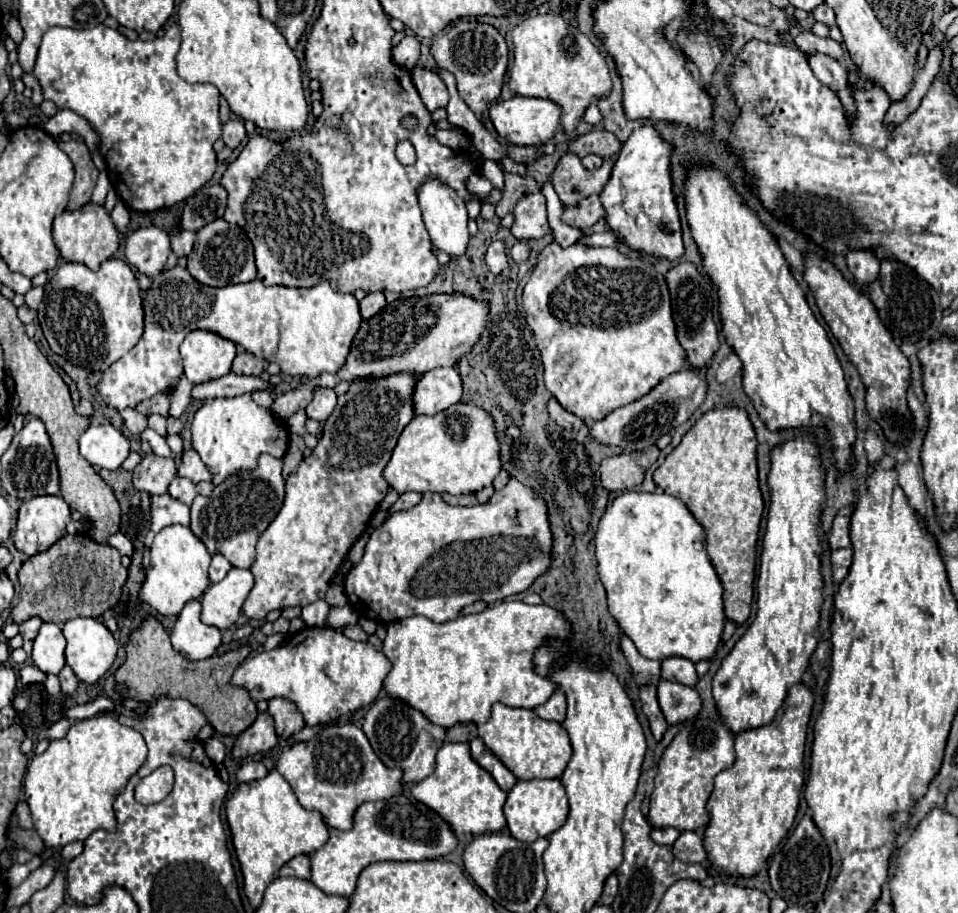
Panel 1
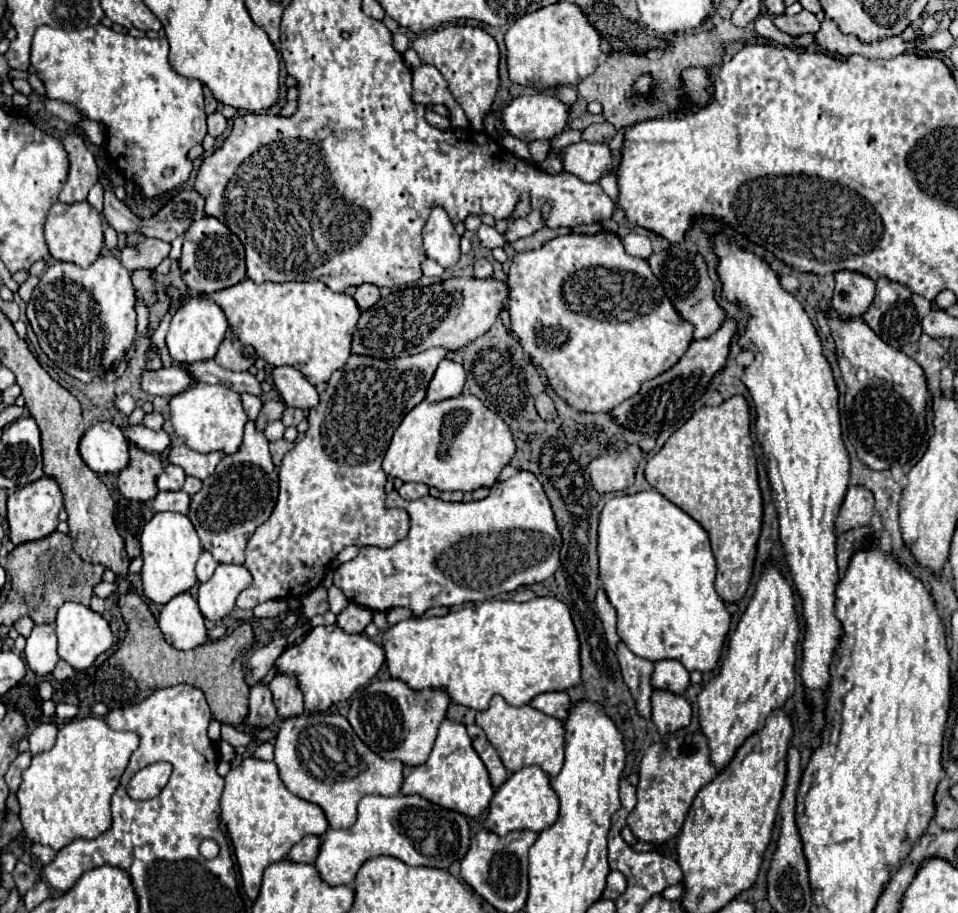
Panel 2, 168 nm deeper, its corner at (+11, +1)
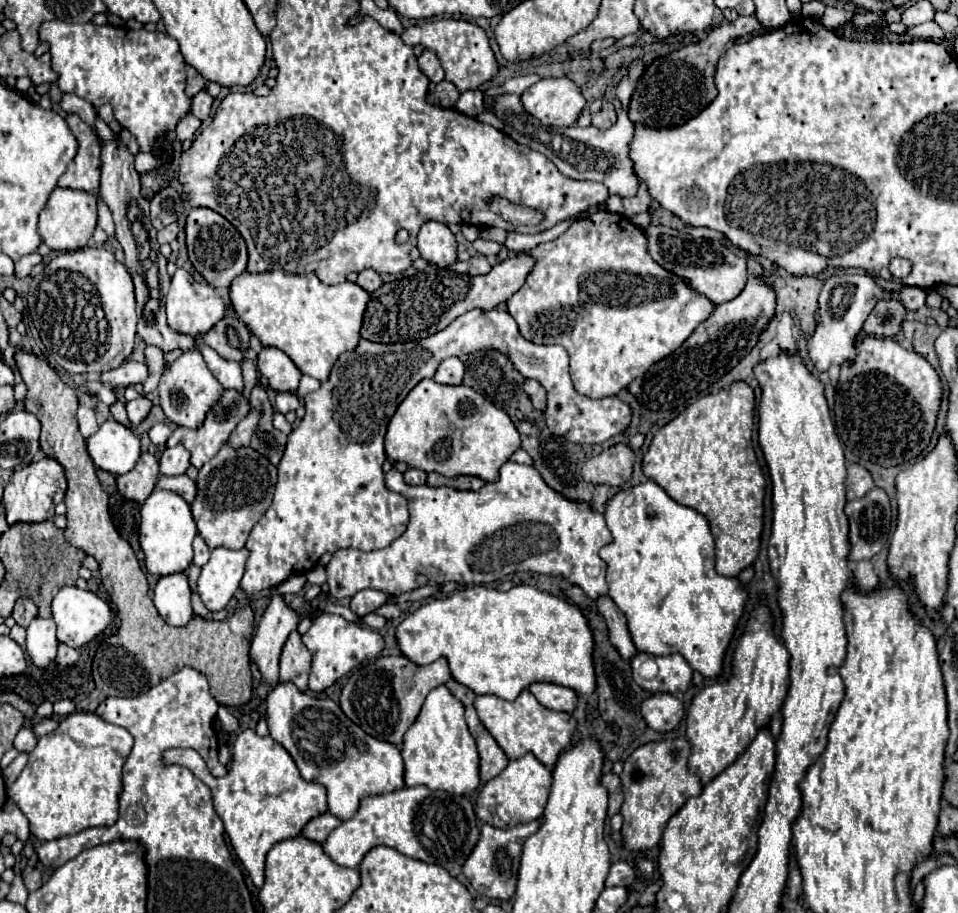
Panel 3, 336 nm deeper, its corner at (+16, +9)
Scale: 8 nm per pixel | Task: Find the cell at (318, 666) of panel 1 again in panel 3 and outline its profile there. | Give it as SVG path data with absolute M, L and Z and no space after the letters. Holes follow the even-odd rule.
M320 615L314 619L312 627L302 635L304 645L312 653L312 669L310 669L310 691L320 693L334 685L340 677L350 673L362 661L376 657L384 649L384 639L366 625L358 625L346 621L340 615Z

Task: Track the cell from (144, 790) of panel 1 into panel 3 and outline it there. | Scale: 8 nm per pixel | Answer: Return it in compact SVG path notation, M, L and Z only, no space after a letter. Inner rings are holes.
M250 729L242 731L234 741L232 763L224 777L212 777L204 759L194 749L168 749L162 759L164 765L188 767L210 787L214 809L220 815L230 843L256 889L264 883L264 859L268 849L284 839L298 837L310 819L326 811L326 789L318 783L304 781L282 745L270 737L258 737L256 731Z

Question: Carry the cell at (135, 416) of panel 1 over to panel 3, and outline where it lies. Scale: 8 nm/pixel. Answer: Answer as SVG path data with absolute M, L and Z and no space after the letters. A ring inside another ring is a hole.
M148 345L148 347L144 349L144 357L146 357L146 365L148 365L150 375L148 375L148 379L144 381L144 385L146 385L148 389L144 389L142 395L148 395L150 391L156 389L156 385L158 385L158 381L160 381L160 373L162 373L162 369L164 369L164 353L162 353L158 347L150 347L150 345Z

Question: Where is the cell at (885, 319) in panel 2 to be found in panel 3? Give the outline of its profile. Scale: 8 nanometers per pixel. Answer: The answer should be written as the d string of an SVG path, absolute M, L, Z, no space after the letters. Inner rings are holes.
M884 297L876 303L862 329L876 337L896 337L906 319L906 313L906 307L896 297Z

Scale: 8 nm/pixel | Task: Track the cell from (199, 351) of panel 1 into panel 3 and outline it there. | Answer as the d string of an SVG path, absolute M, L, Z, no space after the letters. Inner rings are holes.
M176 269L168 297L166 297L166 315L168 315L170 329L190 335L190 337L204 335L204 333L208 333L208 329L212 329L224 317L224 309L226 309L226 305L218 297L214 287L192 279L184 269Z

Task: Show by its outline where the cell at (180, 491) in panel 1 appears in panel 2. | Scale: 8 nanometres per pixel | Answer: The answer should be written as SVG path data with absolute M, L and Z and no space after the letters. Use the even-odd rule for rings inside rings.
M167 465L161 477L157 479L159 491L179 491L185 481L185 471L179 465Z

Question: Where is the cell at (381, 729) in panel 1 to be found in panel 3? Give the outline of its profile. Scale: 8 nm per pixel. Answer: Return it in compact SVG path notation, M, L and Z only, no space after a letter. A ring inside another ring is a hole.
M404 655L378 657L372 663L360 665L352 671L348 683L340 695L340 707L350 721L364 729L370 737L388 741L392 745L402 745L404 733L416 721L426 701L426 695L444 685L450 679L446 659L438 659L432 665L418 667L410 663Z

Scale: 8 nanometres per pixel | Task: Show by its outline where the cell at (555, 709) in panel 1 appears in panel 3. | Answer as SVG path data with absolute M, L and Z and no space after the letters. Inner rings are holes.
M532 683L528 691L548 709L572 713L576 705L576 693L568 687L554 685L554 683Z

